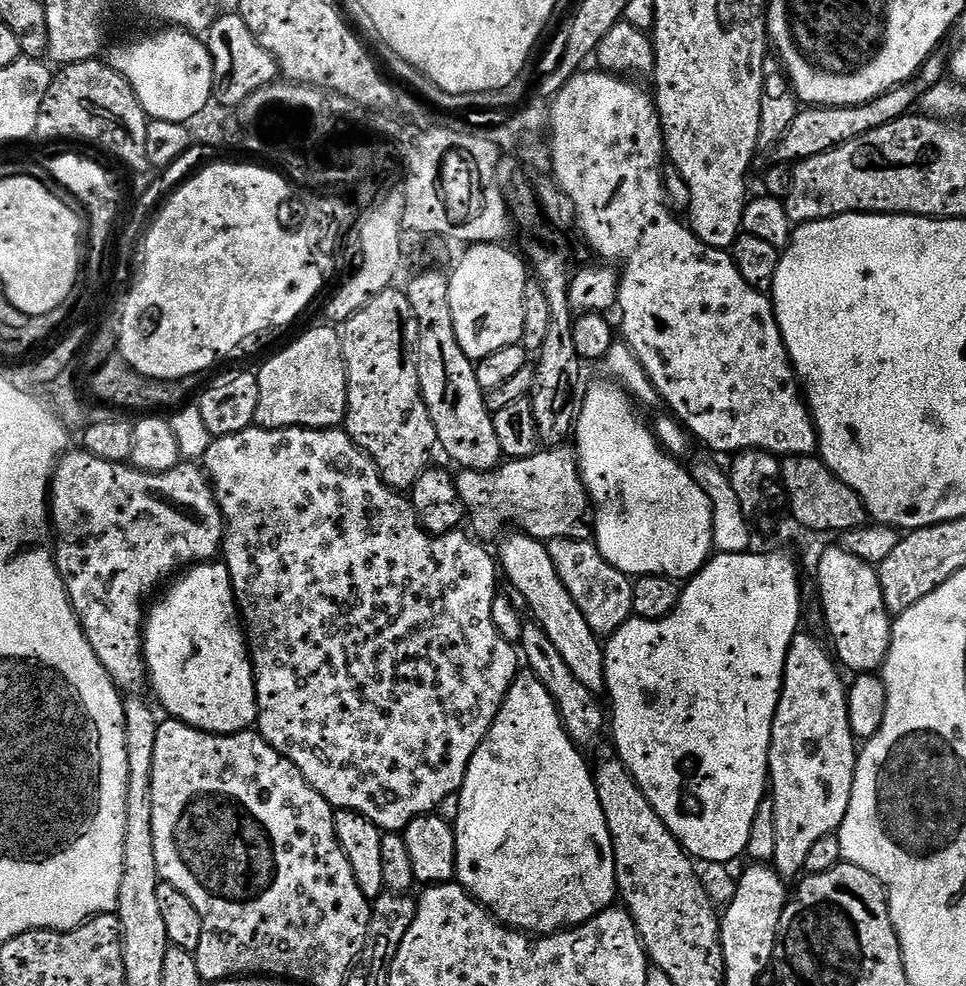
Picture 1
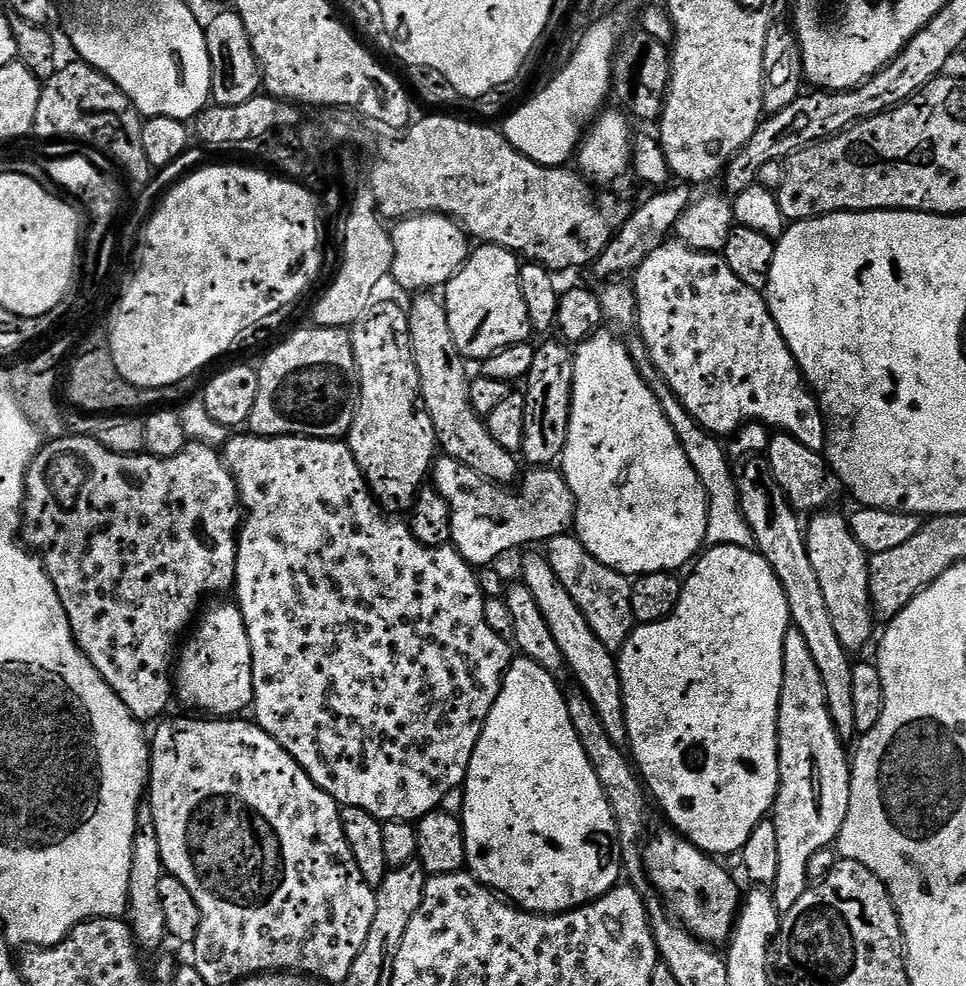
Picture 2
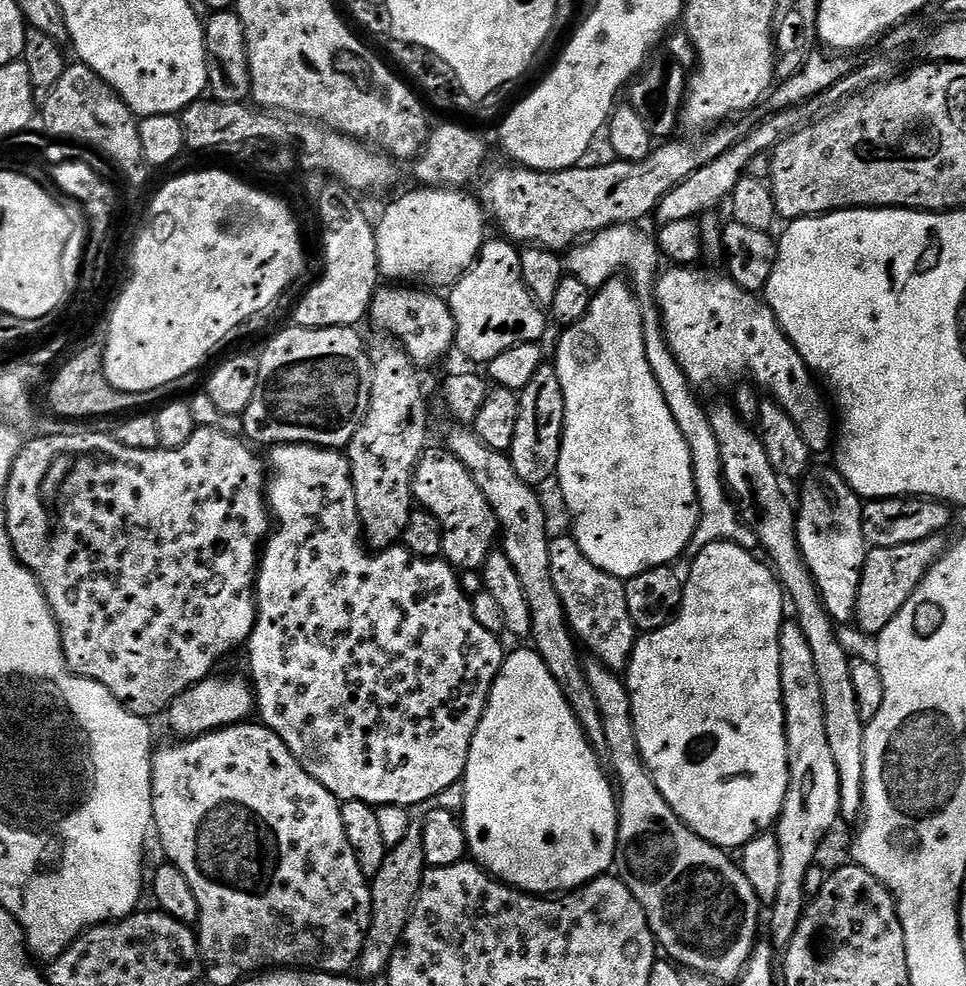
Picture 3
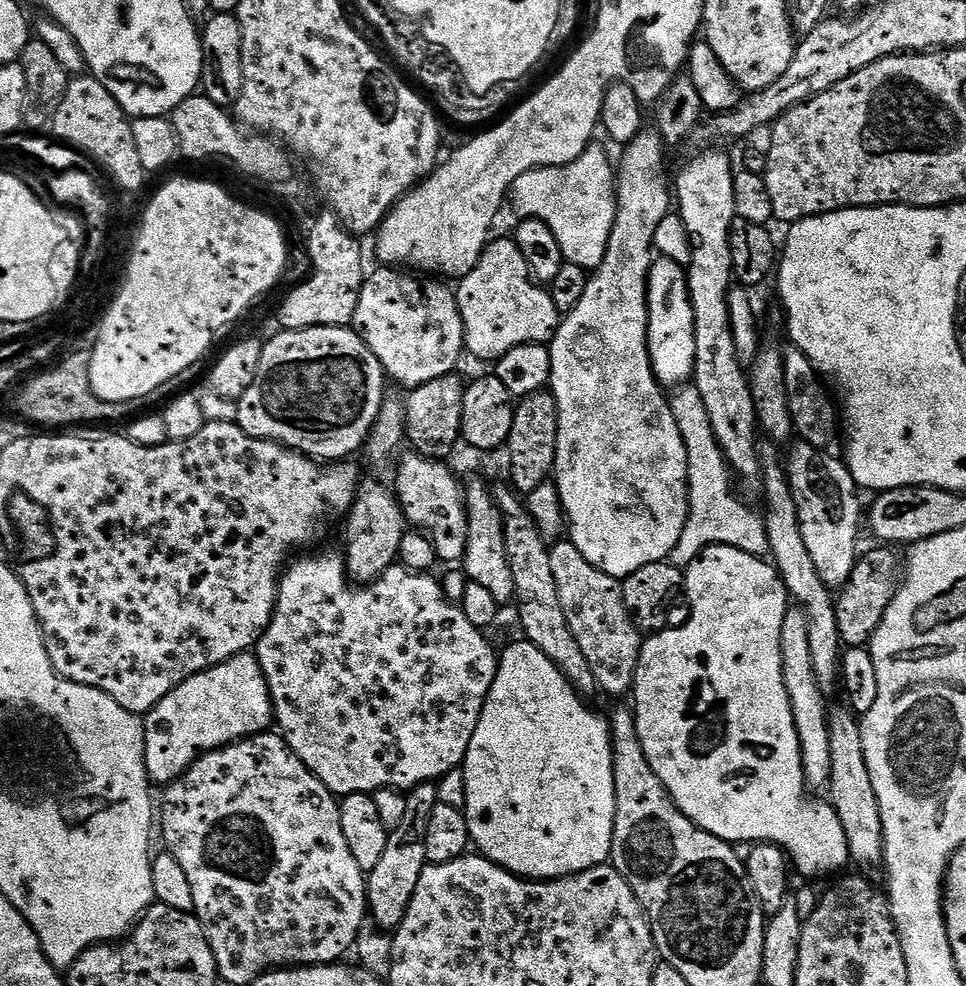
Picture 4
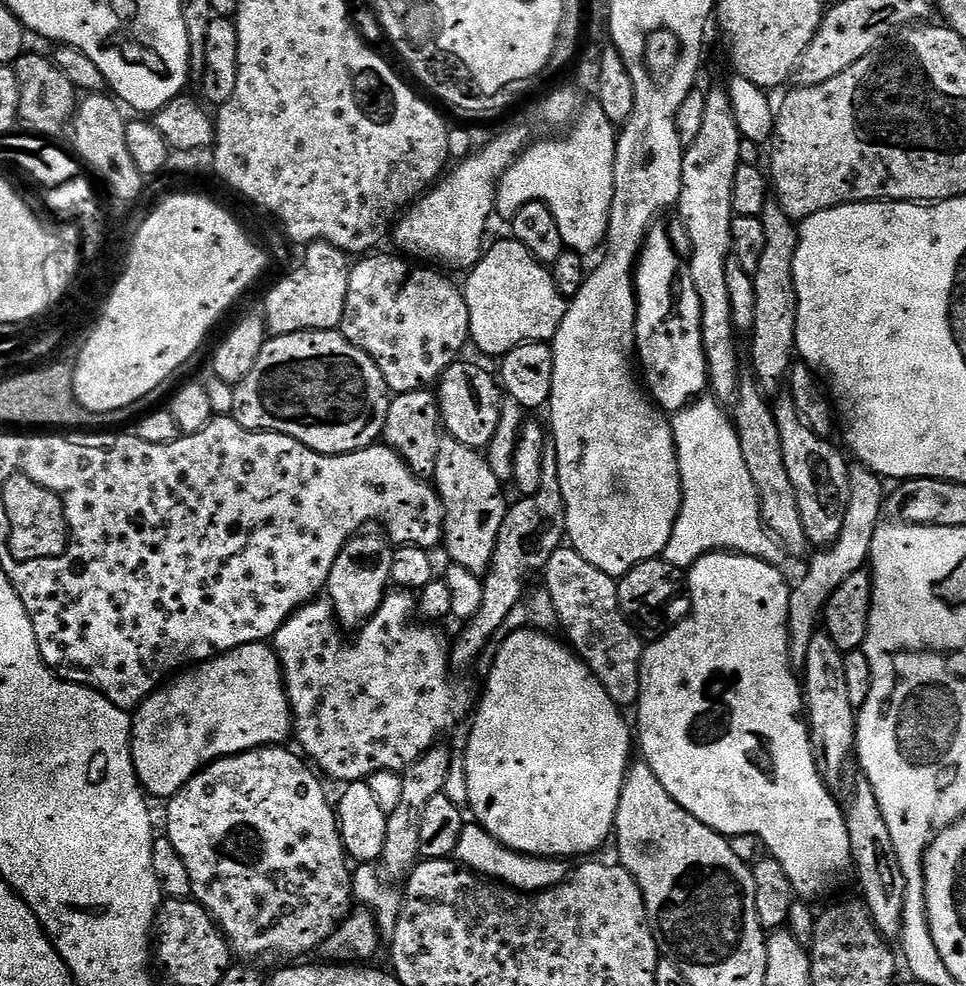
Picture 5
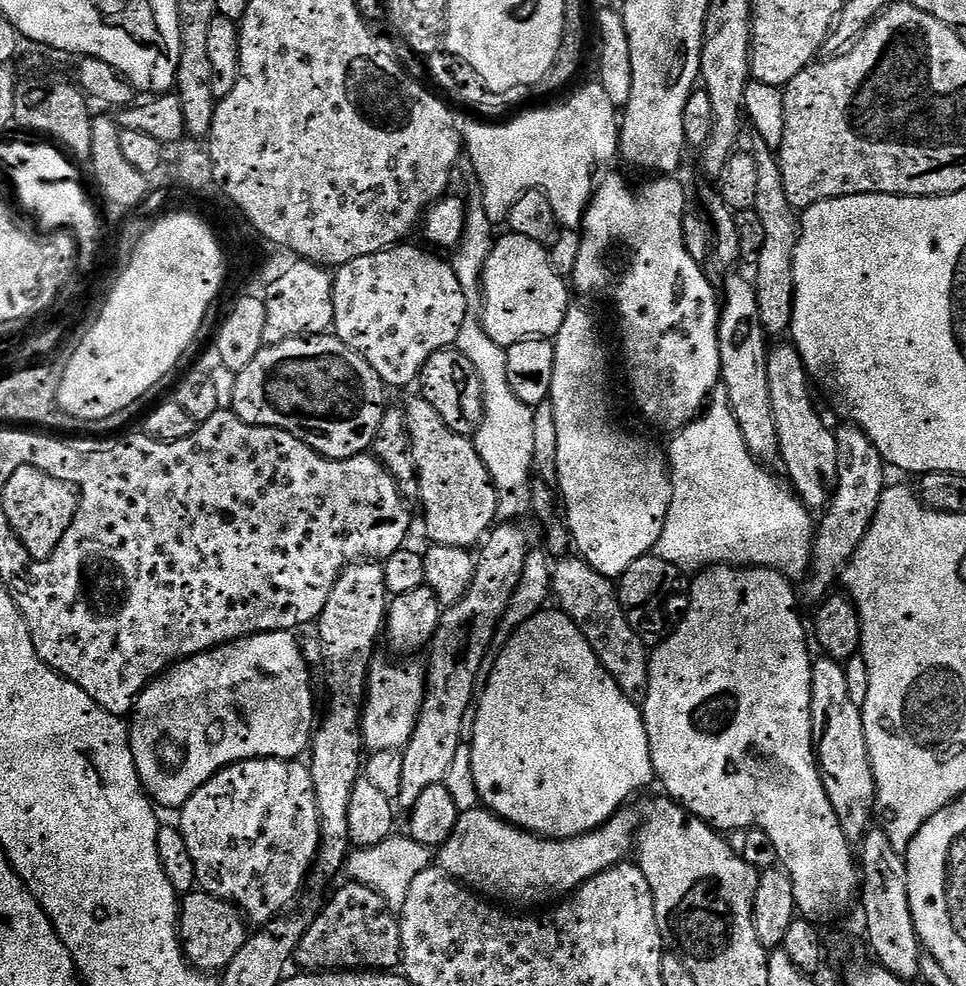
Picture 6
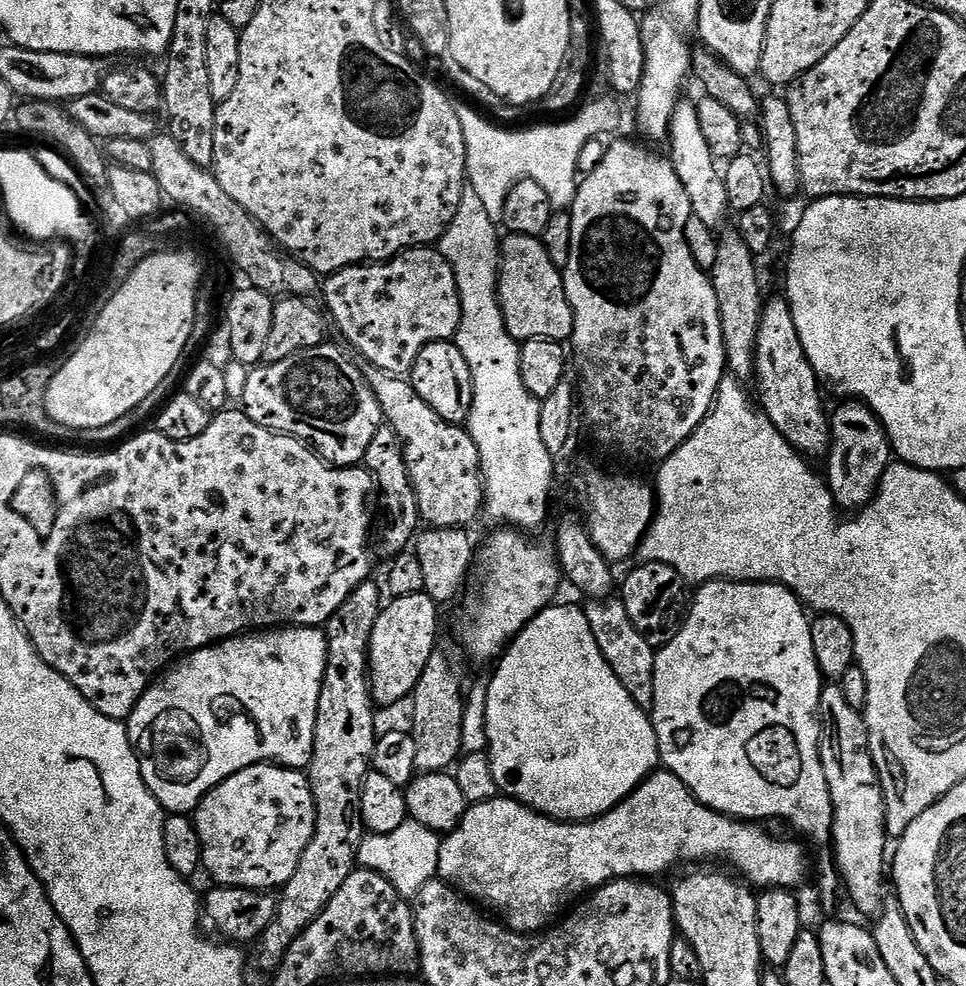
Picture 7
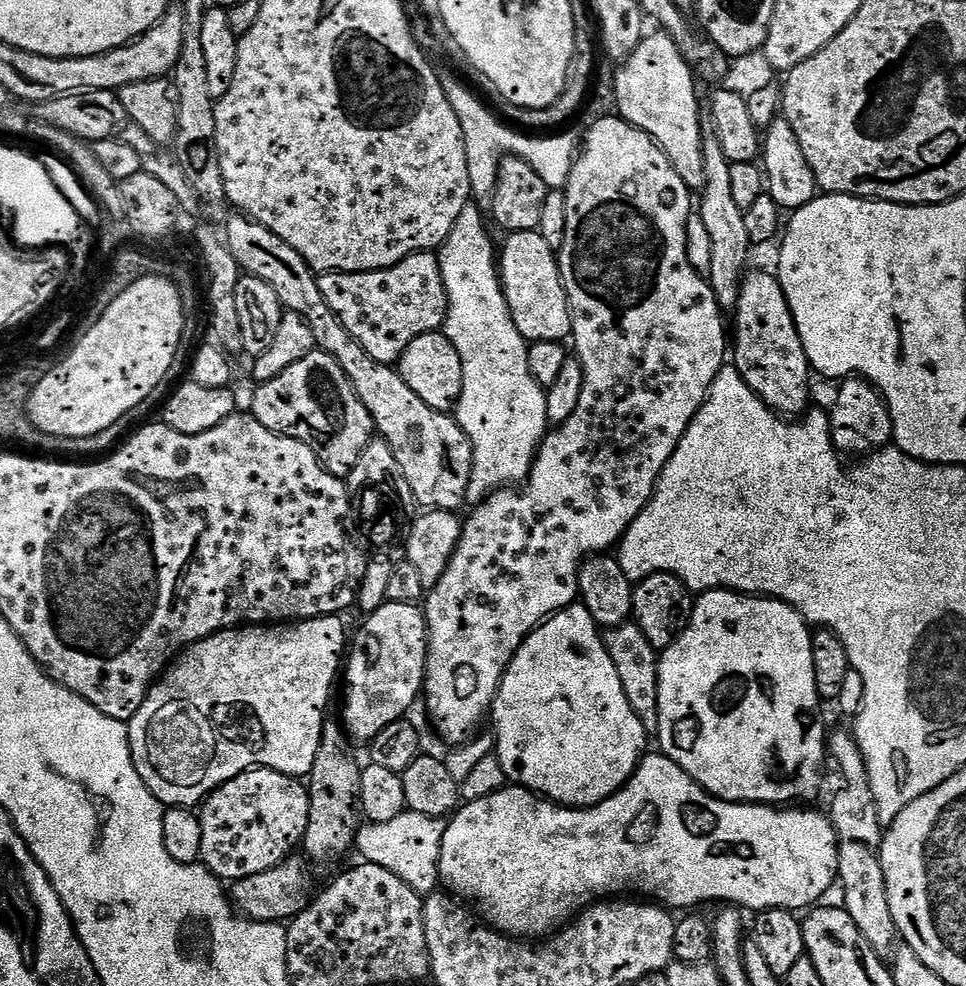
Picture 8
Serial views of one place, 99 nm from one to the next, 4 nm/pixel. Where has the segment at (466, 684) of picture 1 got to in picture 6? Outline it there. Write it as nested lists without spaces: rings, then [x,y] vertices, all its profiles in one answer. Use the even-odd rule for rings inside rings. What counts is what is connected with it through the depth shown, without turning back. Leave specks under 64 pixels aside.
[[[373,659],[370,673],[370,702],[362,713],[364,746],[369,753],[399,752],[407,748],[424,705],[426,668],[423,663],[408,662],[403,668],[392,660]]]

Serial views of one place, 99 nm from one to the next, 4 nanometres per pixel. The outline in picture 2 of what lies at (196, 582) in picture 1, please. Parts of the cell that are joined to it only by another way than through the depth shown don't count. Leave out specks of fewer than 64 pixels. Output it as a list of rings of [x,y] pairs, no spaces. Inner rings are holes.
[[[232,602],[216,604],[206,612],[187,637],[188,645],[186,640],[179,649],[174,664],[174,692],[182,703],[197,708],[200,711],[197,713],[212,718],[236,718],[251,709],[254,686],[250,638],[246,634],[244,616]]]

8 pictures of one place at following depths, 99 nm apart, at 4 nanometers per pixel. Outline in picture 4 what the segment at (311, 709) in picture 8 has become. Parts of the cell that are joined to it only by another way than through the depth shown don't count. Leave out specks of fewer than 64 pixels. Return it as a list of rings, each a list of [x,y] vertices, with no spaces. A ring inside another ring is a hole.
[[[251,651],[240,652],[226,662],[202,670],[170,690],[143,717],[144,765],[149,781],[167,786],[204,753],[258,736],[273,720],[270,690],[262,666]]]

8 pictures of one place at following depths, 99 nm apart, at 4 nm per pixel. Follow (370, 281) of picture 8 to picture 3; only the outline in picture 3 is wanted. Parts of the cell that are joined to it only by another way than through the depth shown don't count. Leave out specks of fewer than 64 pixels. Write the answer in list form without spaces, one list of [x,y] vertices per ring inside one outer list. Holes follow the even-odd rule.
[[[384,286],[372,298],[370,320],[384,331],[417,369],[436,364],[456,342],[456,323],[449,301],[420,286]]]

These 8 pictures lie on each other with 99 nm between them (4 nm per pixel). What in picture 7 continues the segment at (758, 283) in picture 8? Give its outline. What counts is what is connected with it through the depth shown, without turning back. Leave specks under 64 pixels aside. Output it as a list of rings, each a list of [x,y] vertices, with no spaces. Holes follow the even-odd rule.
[[[769,299],[760,315],[754,384],[760,387],[759,407],[793,450],[805,458],[827,457],[832,442],[830,416],[820,409],[822,385],[806,358],[806,350],[802,350],[802,338],[798,338],[798,326],[794,326],[787,299]]]

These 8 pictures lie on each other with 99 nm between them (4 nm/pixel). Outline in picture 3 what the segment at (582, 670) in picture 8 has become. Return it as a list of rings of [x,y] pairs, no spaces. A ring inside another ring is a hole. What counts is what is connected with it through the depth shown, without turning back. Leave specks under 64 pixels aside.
[[[528,646],[518,649],[517,652],[509,651],[505,655],[504,665],[500,668],[494,686],[488,695],[488,705],[484,707],[484,713],[478,722],[478,730],[470,742],[470,754],[462,781],[466,790],[462,823],[468,839],[468,851],[471,859],[479,864],[489,876],[496,877],[500,883],[507,884],[509,888],[519,888],[522,892],[530,892],[542,897],[547,897],[549,894],[572,892],[583,884],[589,884],[592,880],[611,873],[616,863],[618,796],[610,783],[610,776],[605,765],[602,760],[602,765],[600,765],[600,760],[596,756],[599,756],[597,749],[593,748],[588,740],[588,735],[582,730],[578,718],[574,718],[558,682],[554,682],[550,670],[546,670],[546,662],[542,662],[540,655]]]

